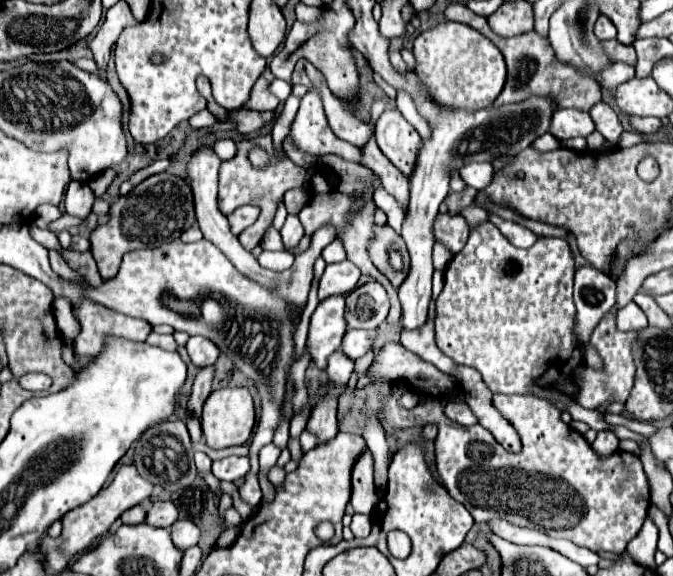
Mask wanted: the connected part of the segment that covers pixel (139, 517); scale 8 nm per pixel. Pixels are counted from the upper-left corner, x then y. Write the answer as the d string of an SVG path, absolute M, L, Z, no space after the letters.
M137 505L137 507L129 509L129 511L125 511L125 513L121 515L121 521L123 521L125 525L137 525L137 523L145 521L145 515L147 515L147 511L145 511L141 505Z

